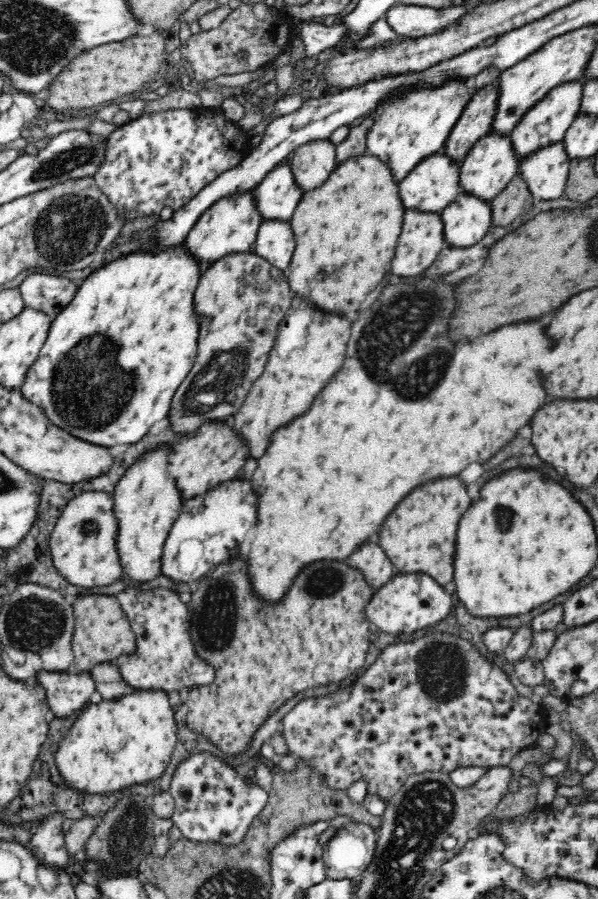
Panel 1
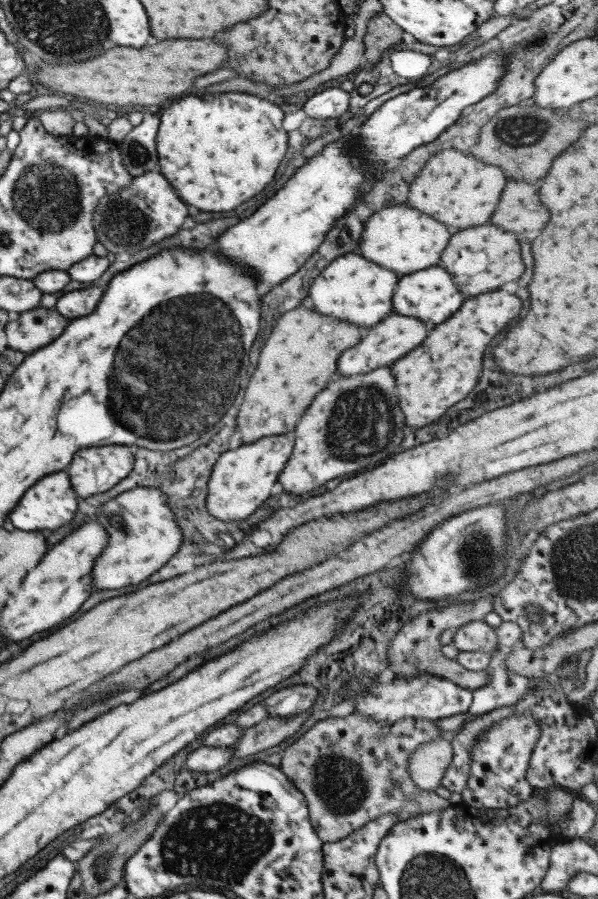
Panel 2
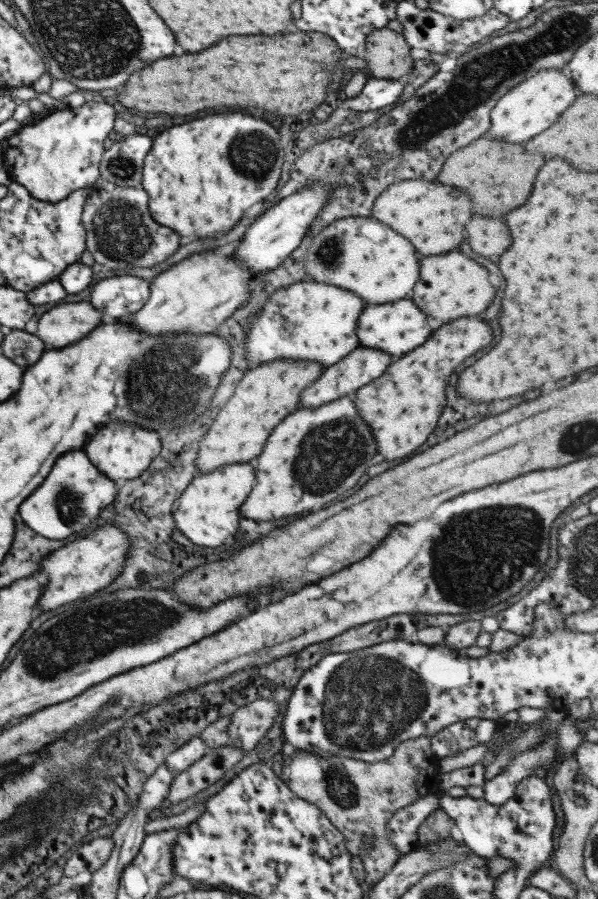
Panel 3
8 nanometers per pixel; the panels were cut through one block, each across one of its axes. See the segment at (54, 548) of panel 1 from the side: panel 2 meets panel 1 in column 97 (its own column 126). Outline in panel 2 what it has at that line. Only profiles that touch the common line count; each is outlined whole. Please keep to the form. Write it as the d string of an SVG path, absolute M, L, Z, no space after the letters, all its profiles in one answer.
M137 487L119 493L100 506L96 518L101 522L107 540L91 566L90 580L95 591L123 591L125 586L144 581L159 571L179 551L183 534L167 506L165 494L157 488Z

